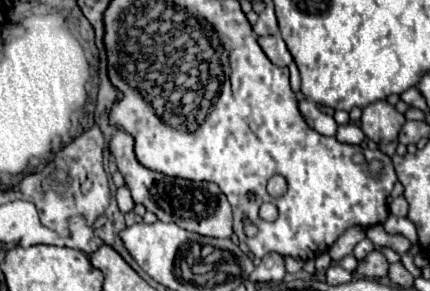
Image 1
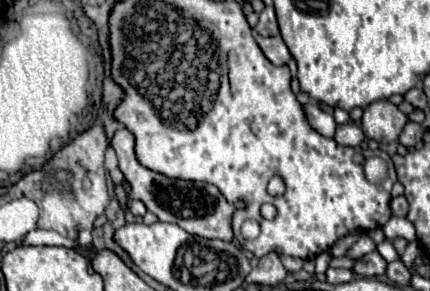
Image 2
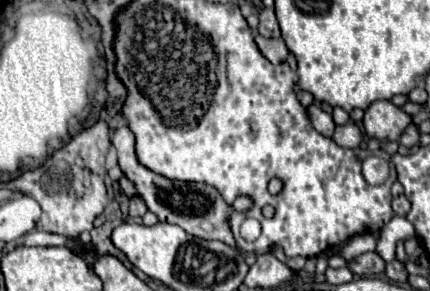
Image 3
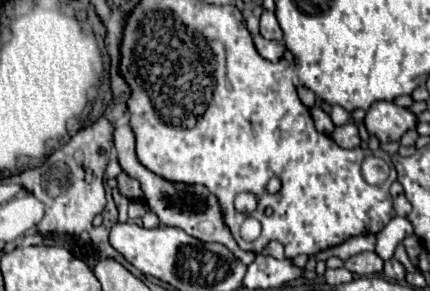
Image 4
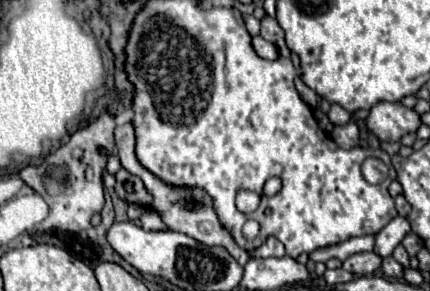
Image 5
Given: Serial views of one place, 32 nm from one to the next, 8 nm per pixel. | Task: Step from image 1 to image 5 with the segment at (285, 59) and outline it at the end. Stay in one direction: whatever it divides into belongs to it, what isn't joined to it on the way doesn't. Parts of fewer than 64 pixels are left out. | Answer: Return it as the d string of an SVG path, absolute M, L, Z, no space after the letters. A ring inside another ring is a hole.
M254 36L252 38L252 44L254 44L254 50L258 56L262 58L268 58L268 60L276 60L280 52L276 52L276 44L268 44L262 36Z

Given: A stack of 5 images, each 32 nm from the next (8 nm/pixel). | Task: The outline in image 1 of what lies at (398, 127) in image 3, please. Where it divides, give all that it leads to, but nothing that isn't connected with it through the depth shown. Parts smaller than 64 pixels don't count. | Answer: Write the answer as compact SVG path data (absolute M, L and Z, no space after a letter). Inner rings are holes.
M386 100L372 102L362 110L362 132L376 144L388 144L398 138L406 118Z

